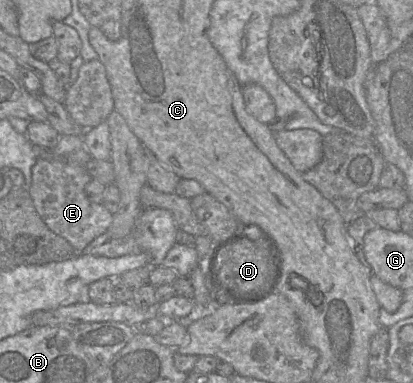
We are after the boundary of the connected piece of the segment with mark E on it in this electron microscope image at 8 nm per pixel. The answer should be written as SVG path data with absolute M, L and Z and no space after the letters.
M60 136L52 153L51 158L37 157L28 193L45 225L67 240L76 253L82 253L91 241L107 231L113 215L102 203L91 202L85 195L84 188L92 179L86 165L92 157L83 143L83 136Z

